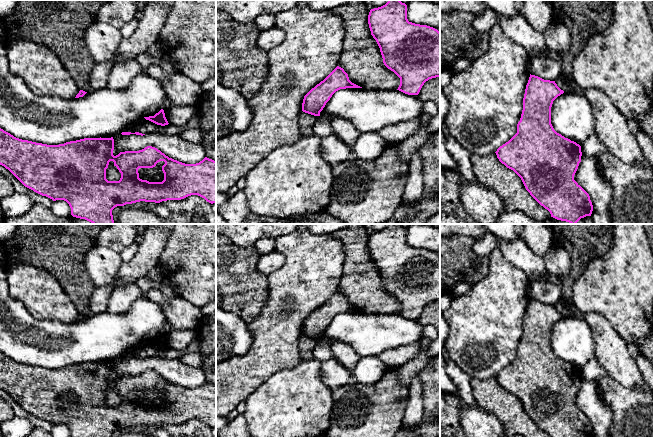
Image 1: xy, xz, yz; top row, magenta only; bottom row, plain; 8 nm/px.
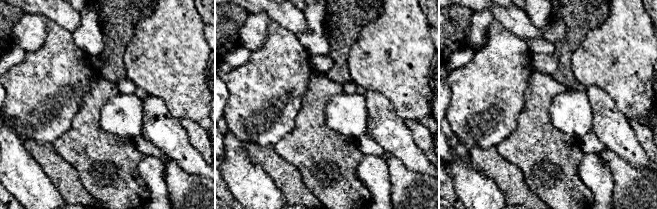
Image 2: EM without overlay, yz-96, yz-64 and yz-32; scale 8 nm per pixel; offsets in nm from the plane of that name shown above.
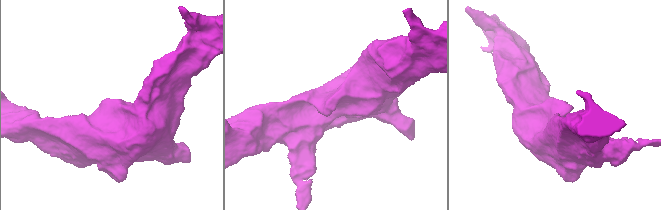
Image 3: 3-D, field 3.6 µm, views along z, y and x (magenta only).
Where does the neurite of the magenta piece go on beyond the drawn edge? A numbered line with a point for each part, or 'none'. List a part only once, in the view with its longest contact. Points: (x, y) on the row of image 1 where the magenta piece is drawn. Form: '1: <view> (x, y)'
none

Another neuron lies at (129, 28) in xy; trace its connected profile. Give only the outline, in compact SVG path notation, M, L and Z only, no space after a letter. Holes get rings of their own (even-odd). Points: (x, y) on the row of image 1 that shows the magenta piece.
M136 18L126 23L121 29L123 37L131 36L135 32L138 24L139 24L139 21Z

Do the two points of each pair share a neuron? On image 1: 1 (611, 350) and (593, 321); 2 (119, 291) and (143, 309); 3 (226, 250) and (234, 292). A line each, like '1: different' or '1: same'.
1: same
2: different
3: same

